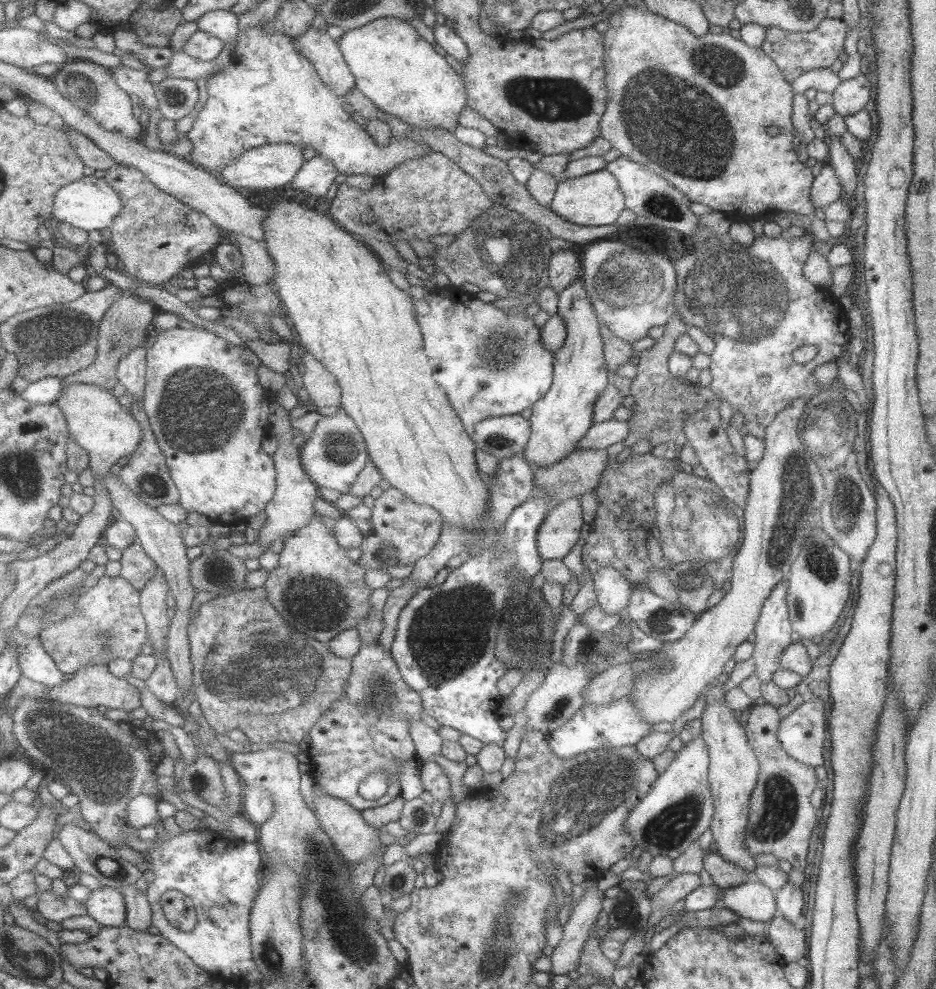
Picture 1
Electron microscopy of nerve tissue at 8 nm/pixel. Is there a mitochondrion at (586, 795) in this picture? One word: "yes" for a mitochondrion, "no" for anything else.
yes

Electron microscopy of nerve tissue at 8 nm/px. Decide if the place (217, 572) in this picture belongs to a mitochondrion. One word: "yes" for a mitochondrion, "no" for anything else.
yes

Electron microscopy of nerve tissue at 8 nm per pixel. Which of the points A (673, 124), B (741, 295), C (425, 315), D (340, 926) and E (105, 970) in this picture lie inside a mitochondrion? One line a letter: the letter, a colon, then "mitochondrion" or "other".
A: mitochondrion
B: mitochondrion
C: other
D: mitochondrion
E: other

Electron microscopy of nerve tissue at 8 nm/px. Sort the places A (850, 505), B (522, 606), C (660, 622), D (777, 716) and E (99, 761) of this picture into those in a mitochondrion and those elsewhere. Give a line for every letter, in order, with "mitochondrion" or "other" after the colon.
A: mitochondrion
B: mitochondrion
C: mitochondrion
D: other
E: mitochondrion

